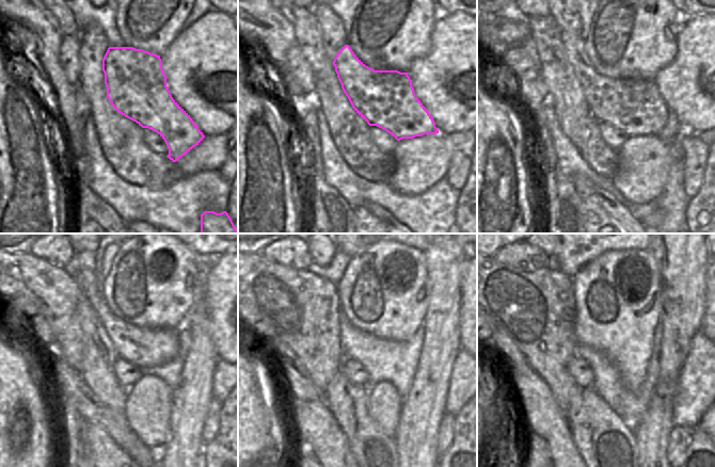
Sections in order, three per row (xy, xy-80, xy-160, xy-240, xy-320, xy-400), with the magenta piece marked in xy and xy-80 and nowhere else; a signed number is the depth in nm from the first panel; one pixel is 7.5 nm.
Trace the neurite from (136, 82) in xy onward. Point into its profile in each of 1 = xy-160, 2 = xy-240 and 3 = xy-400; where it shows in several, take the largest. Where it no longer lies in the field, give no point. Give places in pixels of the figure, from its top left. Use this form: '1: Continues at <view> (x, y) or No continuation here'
1: Continues at xy-160 (634, 106)
2: Continues at xy-240 (146, 348)
3: Continues at xy-400 (547, 255)

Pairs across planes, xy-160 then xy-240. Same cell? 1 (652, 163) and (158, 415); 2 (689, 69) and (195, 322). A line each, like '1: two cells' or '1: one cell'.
1: one cell
2: two cells

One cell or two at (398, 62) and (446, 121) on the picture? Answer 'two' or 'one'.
two

